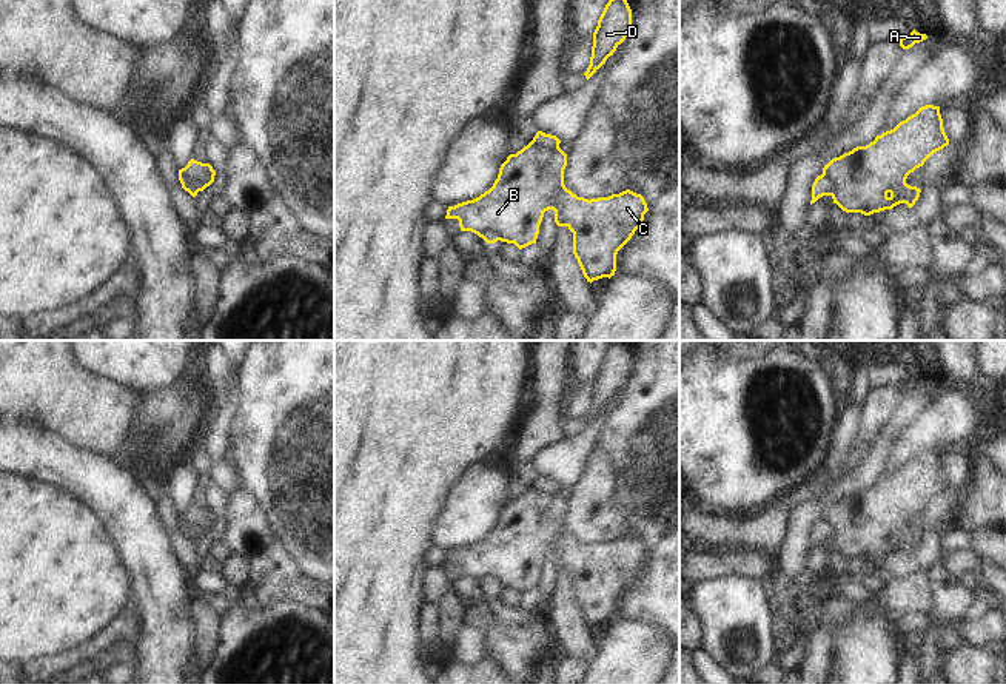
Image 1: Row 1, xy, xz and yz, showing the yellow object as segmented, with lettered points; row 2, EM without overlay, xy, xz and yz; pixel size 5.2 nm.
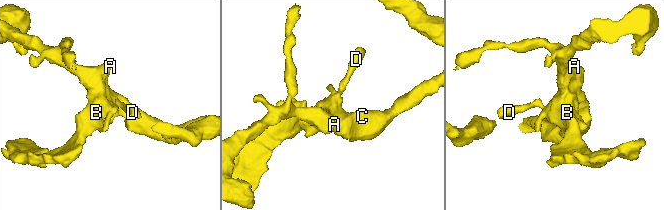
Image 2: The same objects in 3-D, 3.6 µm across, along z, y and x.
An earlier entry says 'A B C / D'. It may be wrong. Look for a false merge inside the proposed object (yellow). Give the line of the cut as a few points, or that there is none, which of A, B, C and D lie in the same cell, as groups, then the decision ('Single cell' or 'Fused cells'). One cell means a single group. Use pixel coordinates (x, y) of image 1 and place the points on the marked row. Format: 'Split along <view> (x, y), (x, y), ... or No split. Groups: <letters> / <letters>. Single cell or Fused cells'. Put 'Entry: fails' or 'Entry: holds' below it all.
Split along xy (208, 164), (208, 170), (188, 191). Groups: A B C / D. Fused cells.
Entry: holds

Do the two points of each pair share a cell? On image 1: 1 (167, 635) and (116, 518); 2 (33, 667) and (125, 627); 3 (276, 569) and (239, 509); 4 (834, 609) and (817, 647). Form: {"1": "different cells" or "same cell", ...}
{"1": "same cell", "2": "same cell", "3": "same cell", "4": "same cell"}

